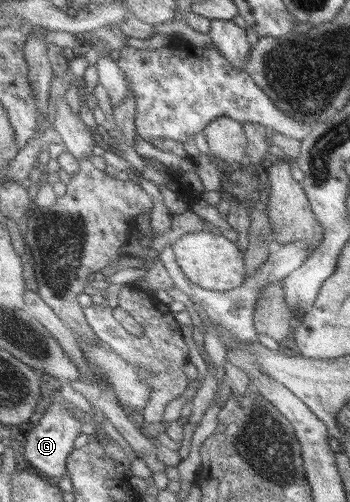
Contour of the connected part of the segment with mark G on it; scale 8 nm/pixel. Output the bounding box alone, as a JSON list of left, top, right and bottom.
[21,397,80,480]

